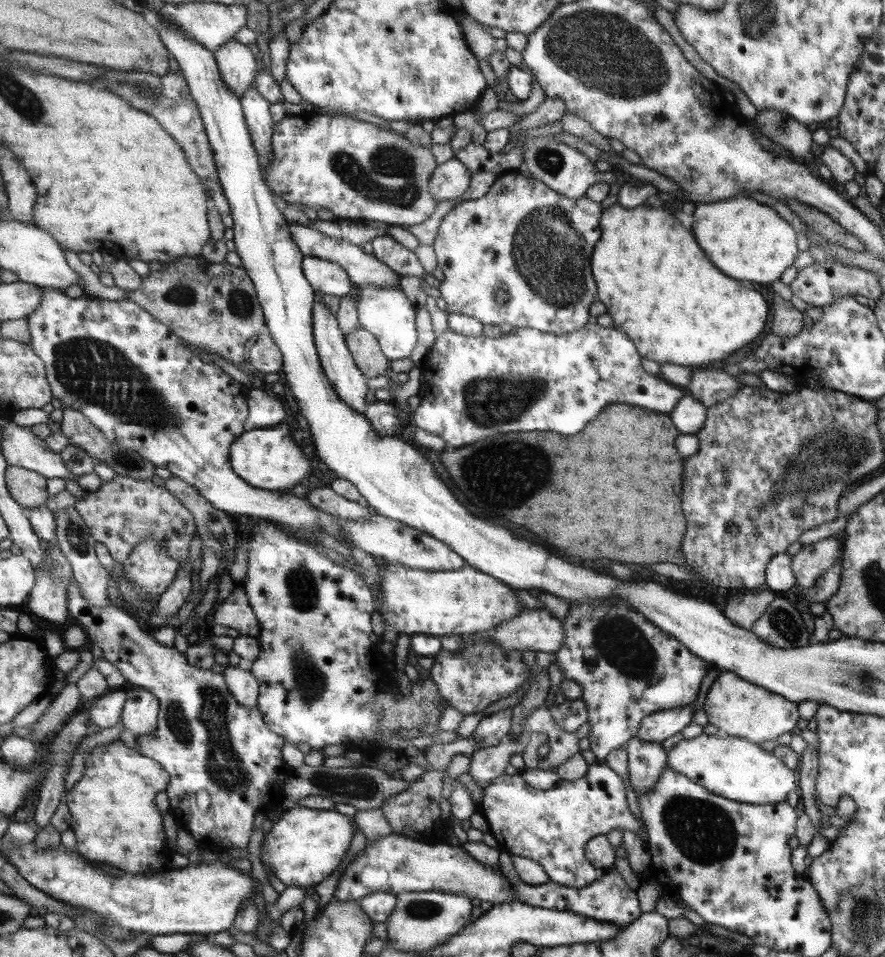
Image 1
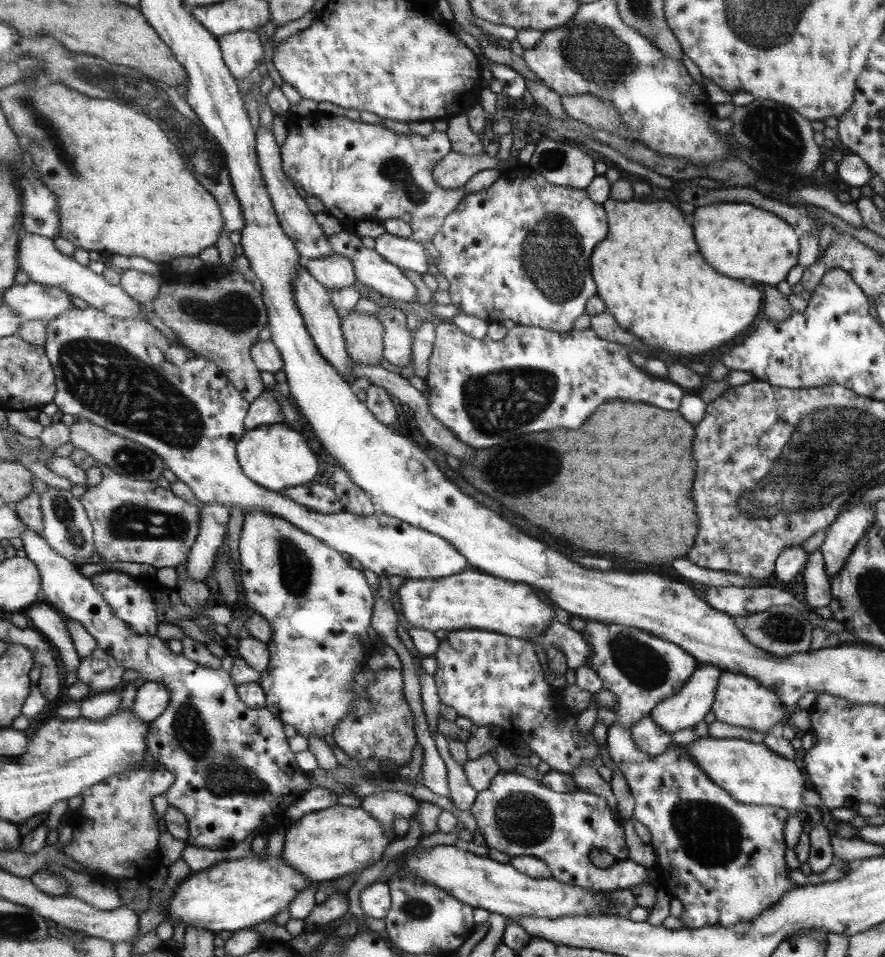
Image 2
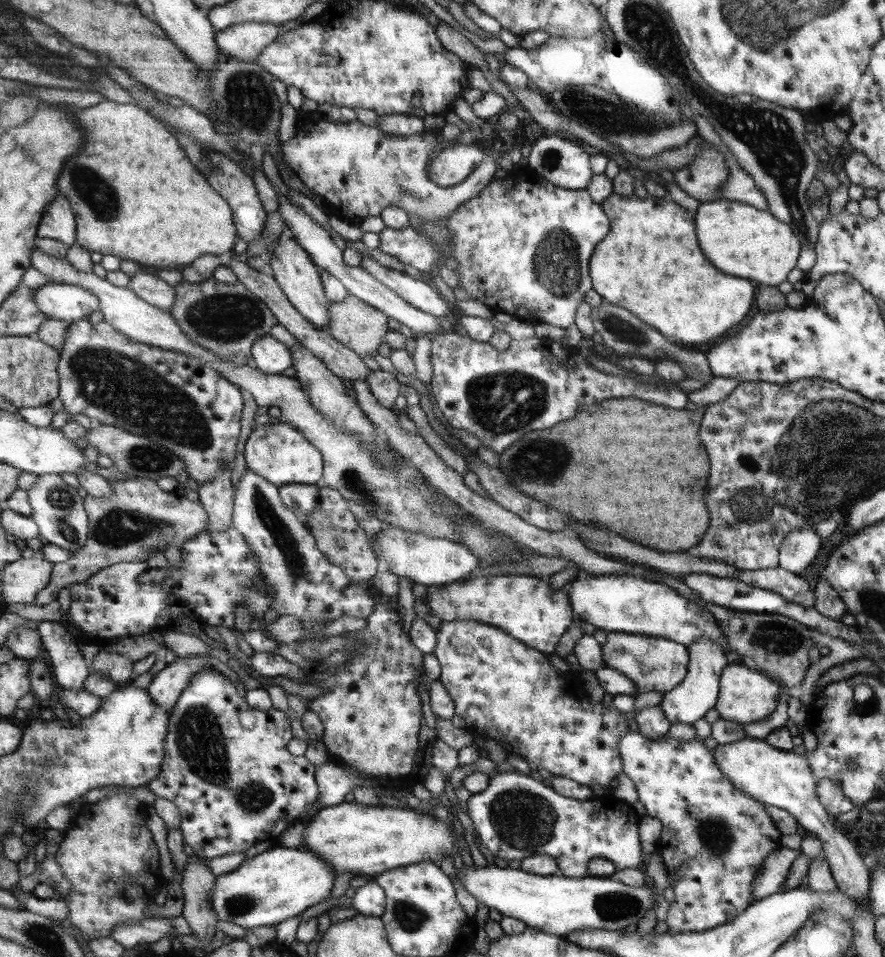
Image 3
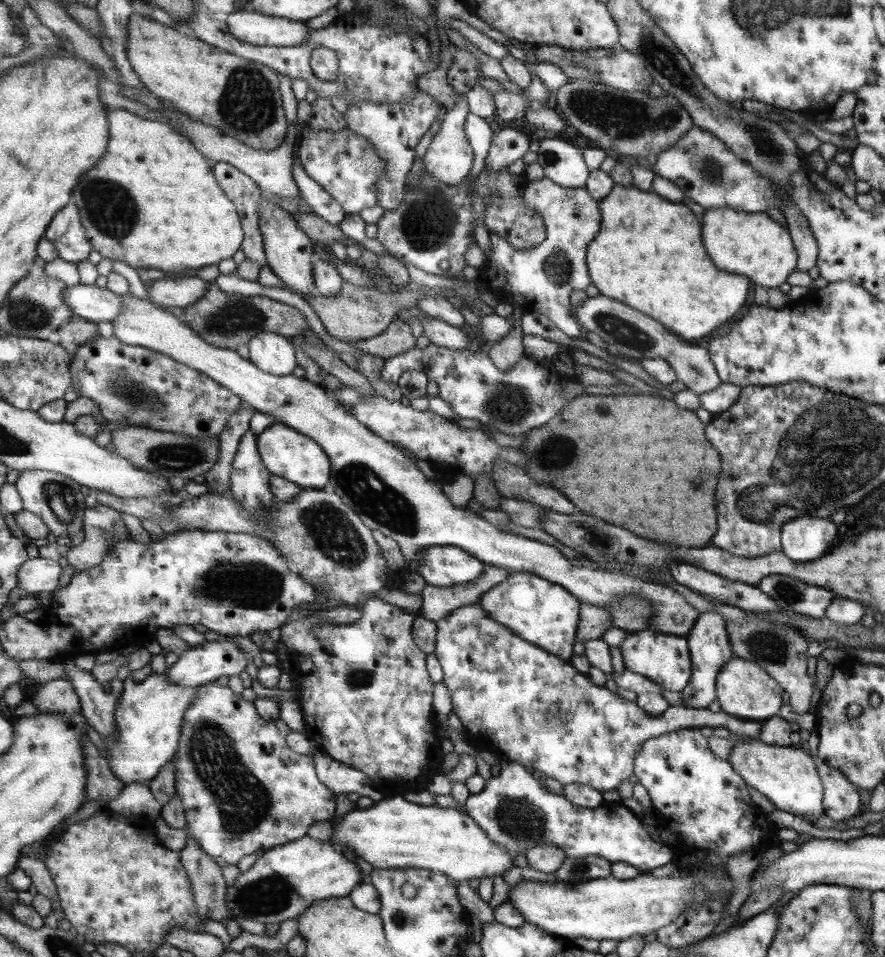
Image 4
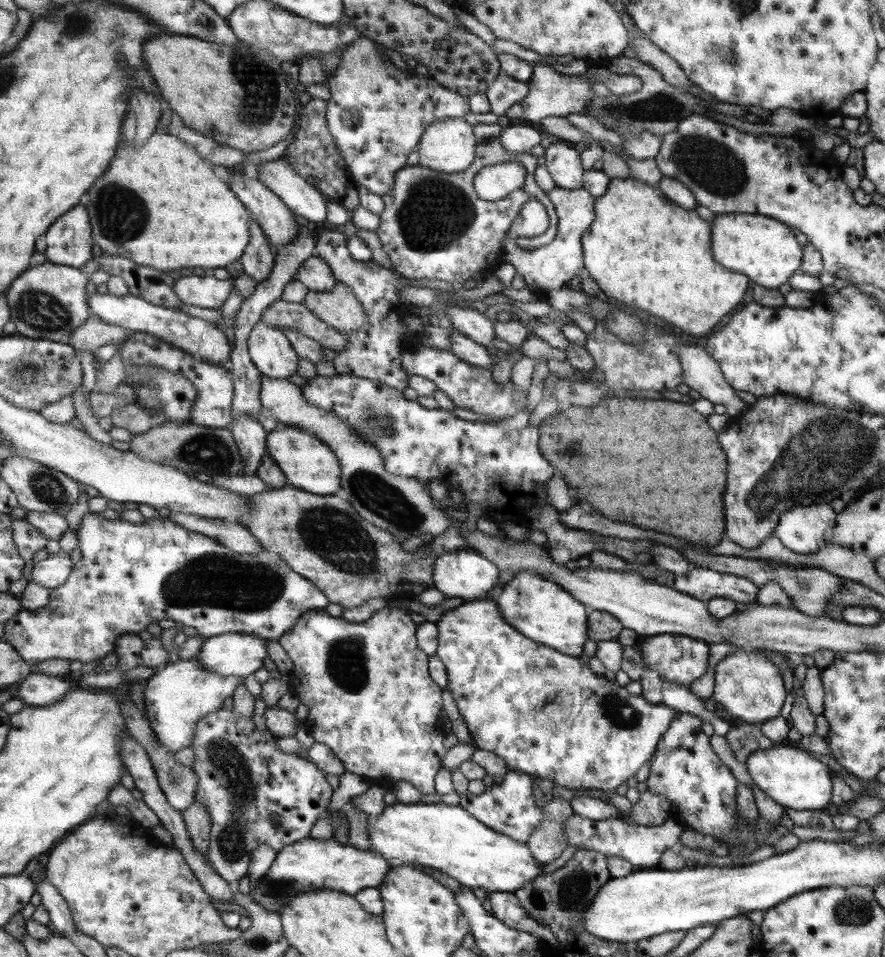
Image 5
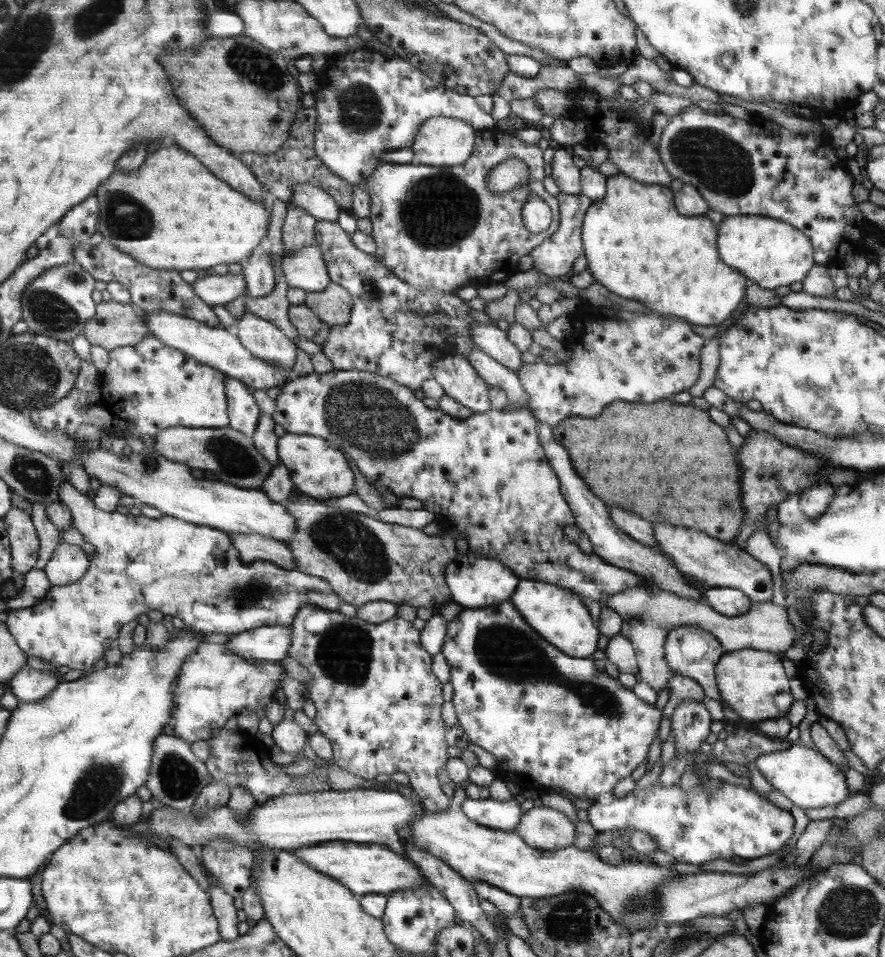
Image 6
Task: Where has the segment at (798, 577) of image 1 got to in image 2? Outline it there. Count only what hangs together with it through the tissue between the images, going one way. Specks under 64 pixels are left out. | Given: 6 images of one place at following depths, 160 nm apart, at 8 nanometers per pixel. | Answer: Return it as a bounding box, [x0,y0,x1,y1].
[800,548,830,610]

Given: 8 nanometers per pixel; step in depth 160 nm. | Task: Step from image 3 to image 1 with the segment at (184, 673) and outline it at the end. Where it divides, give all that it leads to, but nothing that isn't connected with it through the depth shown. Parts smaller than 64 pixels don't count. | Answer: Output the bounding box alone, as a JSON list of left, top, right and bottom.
[122,687,160,737]

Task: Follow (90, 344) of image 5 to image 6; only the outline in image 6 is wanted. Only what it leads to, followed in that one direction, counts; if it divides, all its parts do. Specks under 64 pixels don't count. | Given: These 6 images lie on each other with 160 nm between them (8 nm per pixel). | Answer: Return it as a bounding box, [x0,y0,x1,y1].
[83,299,149,352]

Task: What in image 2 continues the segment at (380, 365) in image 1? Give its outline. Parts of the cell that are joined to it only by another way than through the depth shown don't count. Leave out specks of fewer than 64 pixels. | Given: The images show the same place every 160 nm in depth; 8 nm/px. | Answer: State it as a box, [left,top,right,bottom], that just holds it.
[340,310,384,366]

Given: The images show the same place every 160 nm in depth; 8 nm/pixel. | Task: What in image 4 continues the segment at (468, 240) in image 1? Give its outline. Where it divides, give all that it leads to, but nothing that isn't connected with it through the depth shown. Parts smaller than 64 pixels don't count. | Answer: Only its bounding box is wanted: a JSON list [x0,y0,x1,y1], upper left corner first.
[476,178,602,336]

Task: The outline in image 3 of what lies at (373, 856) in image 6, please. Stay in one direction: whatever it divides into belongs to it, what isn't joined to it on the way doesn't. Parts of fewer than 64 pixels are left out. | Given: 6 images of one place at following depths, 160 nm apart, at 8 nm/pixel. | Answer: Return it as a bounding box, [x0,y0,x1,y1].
[208,845,334,929]

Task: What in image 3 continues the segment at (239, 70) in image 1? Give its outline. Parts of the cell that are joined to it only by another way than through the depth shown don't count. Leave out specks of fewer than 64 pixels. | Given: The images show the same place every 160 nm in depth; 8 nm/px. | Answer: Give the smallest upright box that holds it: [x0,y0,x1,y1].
[215,22,281,62]

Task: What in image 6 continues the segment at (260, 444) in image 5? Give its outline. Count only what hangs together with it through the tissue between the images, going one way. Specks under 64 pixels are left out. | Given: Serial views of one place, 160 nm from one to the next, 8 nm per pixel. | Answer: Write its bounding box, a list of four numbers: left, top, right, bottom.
[224,378,260,439]

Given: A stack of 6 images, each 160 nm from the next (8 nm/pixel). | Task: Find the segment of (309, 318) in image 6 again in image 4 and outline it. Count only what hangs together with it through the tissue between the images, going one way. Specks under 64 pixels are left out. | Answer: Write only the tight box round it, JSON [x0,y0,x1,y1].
[182,282,416,359]

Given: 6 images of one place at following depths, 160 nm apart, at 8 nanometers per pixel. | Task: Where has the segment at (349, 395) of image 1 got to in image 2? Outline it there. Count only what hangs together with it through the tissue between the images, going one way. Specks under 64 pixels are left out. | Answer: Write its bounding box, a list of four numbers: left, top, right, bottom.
[293,265,356,382]

